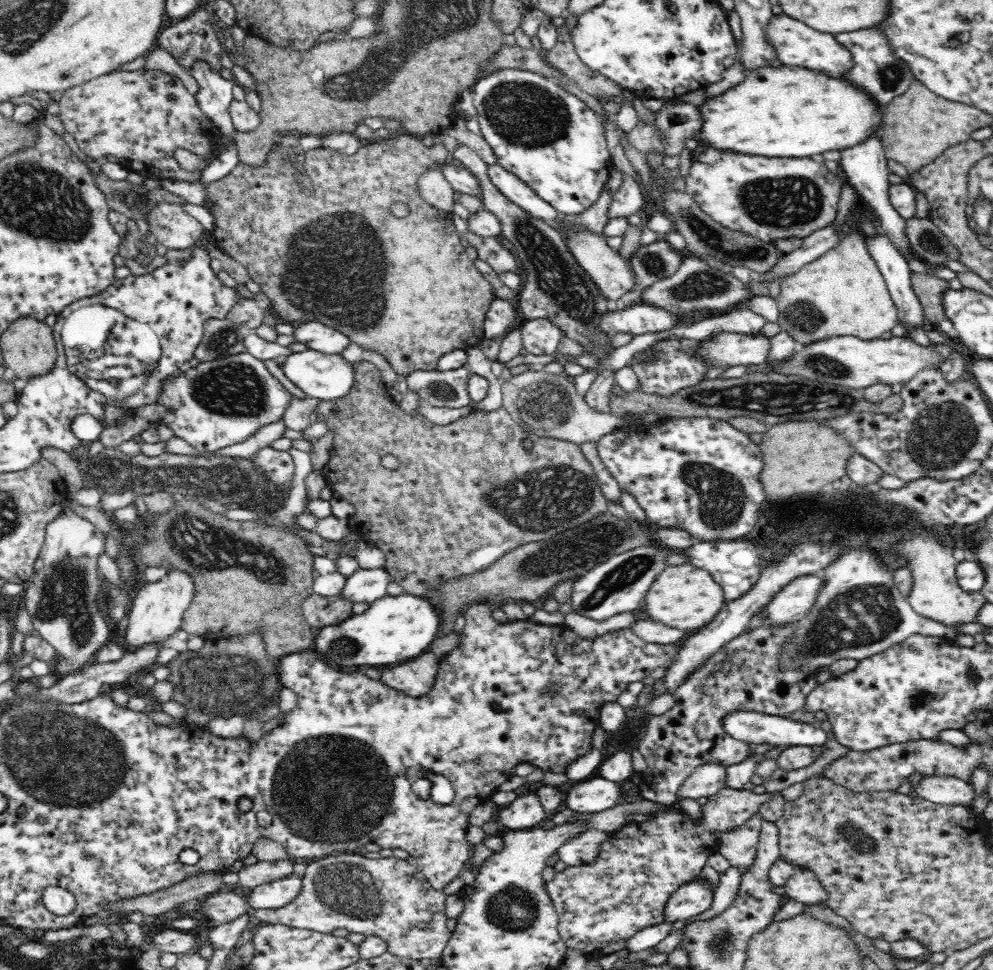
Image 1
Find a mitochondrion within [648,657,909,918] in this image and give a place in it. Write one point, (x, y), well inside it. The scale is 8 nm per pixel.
(849, 830)

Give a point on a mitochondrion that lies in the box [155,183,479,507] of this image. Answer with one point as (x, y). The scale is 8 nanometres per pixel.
(332, 268)

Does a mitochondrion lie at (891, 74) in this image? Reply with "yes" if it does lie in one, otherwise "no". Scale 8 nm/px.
yes

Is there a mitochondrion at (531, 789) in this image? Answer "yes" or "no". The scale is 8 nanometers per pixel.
no

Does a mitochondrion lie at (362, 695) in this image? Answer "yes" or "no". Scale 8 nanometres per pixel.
no

